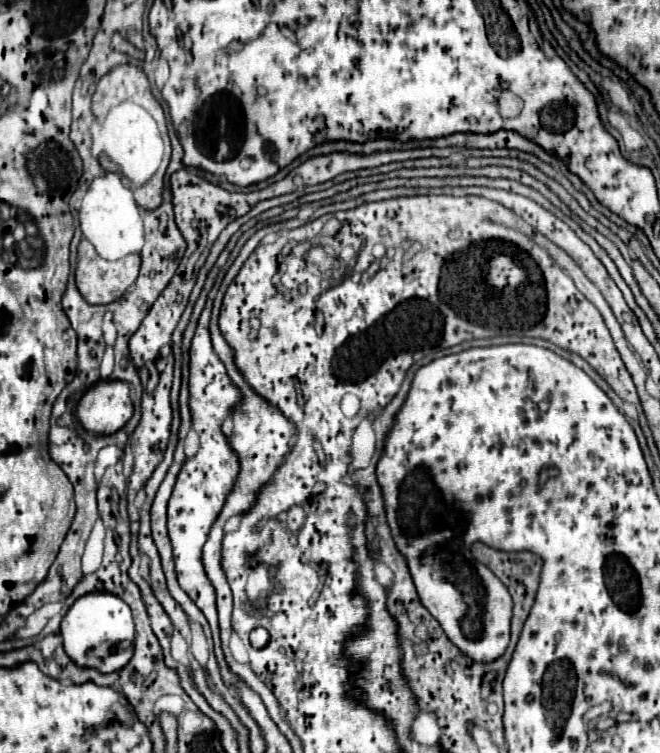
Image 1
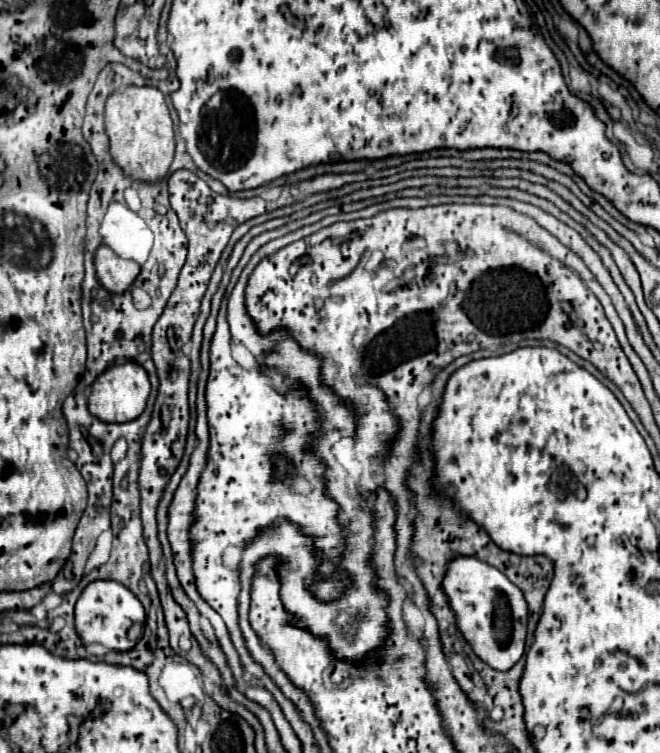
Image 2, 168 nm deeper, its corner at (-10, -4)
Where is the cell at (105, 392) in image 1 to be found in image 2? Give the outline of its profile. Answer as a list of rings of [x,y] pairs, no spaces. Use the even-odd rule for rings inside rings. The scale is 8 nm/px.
[[[133,362],[109,366],[109,370],[105,370],[93,384],[93,392],[89,396],[89,412],[95,418],[101,418],[101,422],[109,422],[109,424],[131,422],[143,414],[149,392],[151,392],[151,384],[147,372],[141,370],[141,366],[133,366]]]

